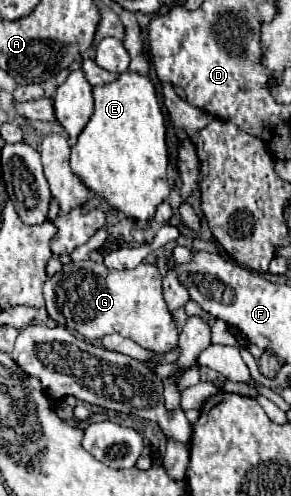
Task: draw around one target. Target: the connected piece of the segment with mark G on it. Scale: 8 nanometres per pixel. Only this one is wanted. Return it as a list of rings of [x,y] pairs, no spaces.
[[[100,260],[64,264],[44,284],[48,316],[94,342],[106,334],[132,338],[154,352],[170,352],[178,344],[178,328],[162,294],[162,274],[154,262],[138,264],[132,270],[110,270]]]

